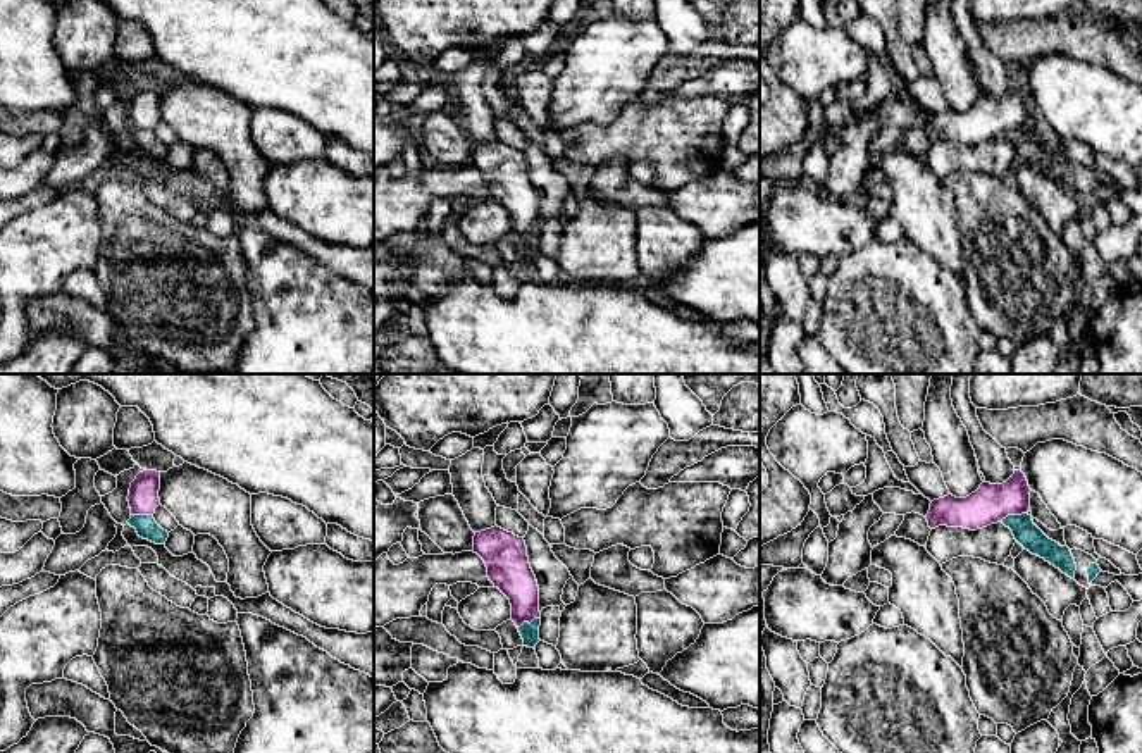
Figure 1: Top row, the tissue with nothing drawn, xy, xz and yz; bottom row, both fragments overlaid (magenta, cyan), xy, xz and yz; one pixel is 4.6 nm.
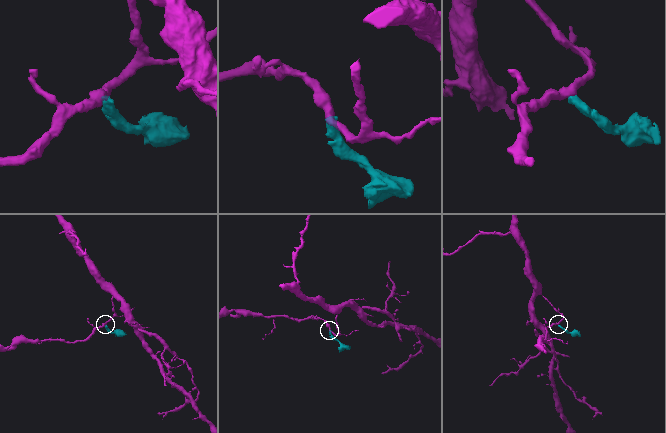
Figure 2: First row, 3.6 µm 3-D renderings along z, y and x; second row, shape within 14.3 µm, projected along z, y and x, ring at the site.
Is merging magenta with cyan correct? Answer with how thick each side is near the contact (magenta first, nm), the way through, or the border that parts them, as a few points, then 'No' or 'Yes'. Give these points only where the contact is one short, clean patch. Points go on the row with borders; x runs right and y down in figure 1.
Thickness 180 nm (magenta) against 110 nm. Boundary: yz (1025, 512), (1006, 516), (1001, 521). No

